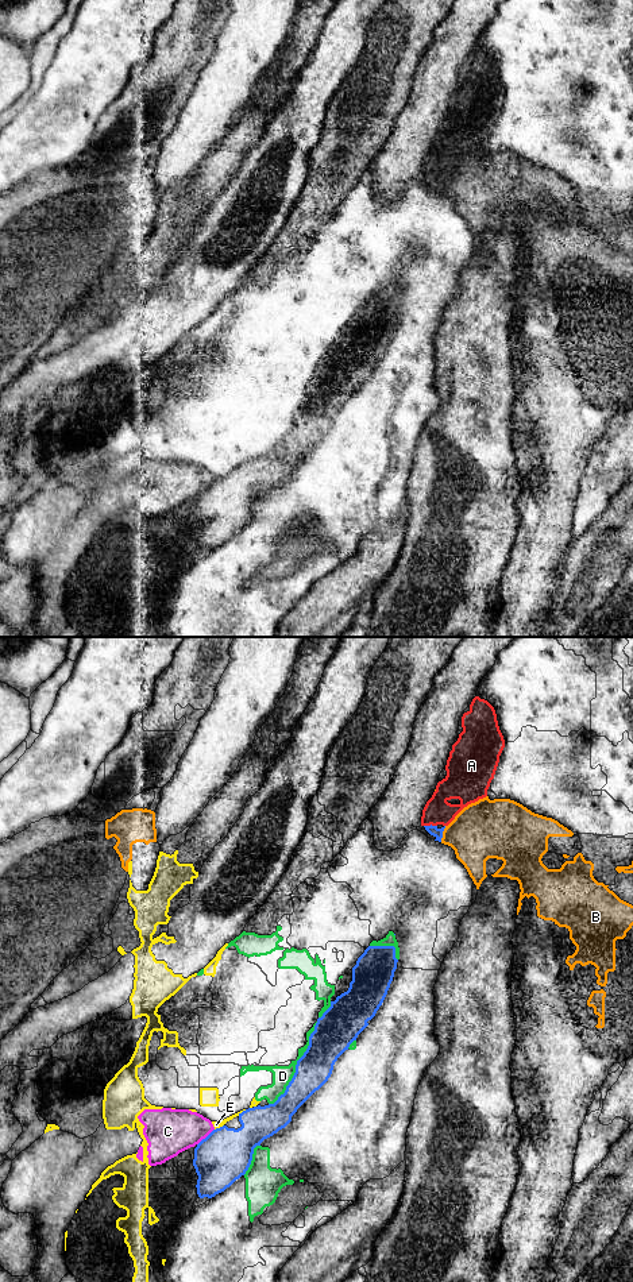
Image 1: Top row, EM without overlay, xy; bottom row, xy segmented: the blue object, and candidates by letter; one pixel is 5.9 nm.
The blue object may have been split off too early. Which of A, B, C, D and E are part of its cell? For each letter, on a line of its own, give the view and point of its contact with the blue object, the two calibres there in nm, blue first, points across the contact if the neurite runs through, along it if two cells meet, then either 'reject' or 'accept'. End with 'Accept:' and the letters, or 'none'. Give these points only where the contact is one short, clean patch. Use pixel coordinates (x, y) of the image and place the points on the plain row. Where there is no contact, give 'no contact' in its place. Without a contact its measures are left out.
A: xy (431, 177) | 60/160 nm | across xy (432, 182), (431, 177), (431, 170), (437, 163) | accept
B: xy (442, 186) | 60/340 nm | along xy (446, 178), (440, 193) | reject
C: xy (207, 489) | 320/280 nm | reject
D: xy (296, 417) | 220/110 nm | reject
E: xy (243, 463) | 260/50 nm | reject
Accept: A

